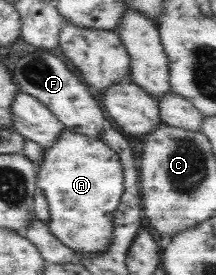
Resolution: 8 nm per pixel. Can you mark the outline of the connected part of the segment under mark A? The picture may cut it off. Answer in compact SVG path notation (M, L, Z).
M64 128L55 146L44 150L43 160L37 168L37 176L36 187L41 189L48 201L50 220L47 225L51 234L75 253L103 253L113 239L113 217L124 190L124 175L119 155L100 138L87 137Z

